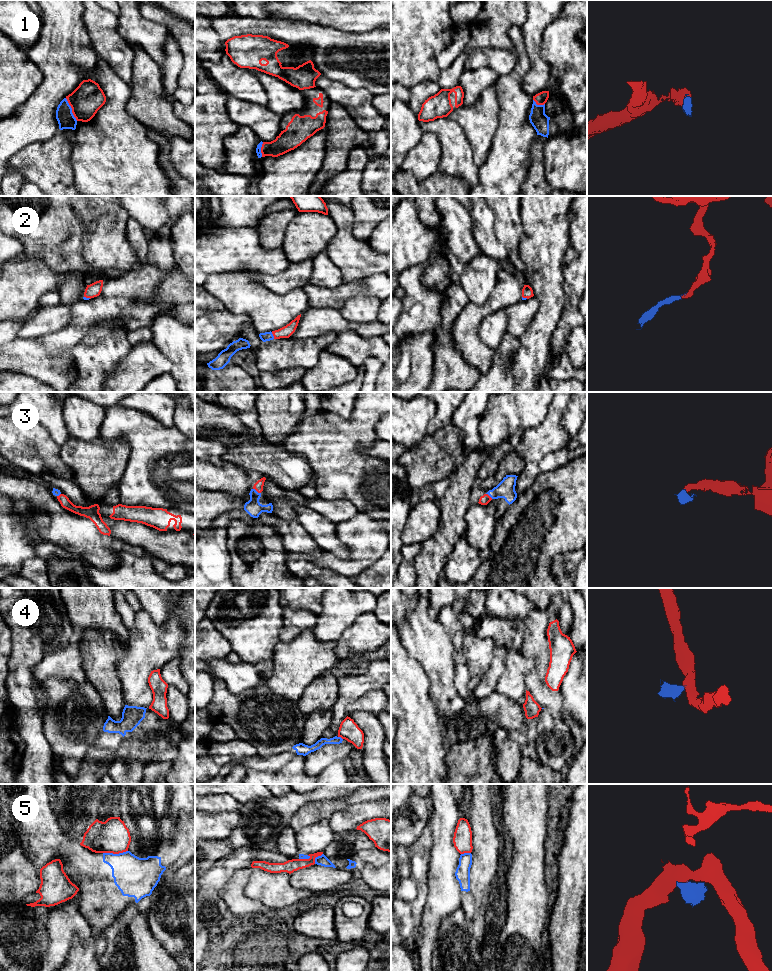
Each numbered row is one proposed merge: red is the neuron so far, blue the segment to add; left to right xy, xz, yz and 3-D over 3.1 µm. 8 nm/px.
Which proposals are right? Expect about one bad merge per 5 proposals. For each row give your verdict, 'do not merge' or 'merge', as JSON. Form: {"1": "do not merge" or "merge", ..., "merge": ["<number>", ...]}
{"1": "merge", "2": "merge", "3": "merge", "4": "do not merge", "5": "do not merge", "merge": ["1", "2", "3"]}

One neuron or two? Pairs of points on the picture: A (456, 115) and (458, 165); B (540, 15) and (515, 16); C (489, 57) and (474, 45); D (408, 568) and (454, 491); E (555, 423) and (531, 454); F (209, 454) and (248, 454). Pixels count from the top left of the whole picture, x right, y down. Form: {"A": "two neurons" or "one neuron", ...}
{"A": "two neurons", "B": "two neurons", "C": "two neurons", "D": "two neurons", "E": "one neuron", "F": "two neurons"}

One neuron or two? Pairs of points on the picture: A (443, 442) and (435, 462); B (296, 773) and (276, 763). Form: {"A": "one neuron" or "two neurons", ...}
{"A": "one neuron", "B": "two neurons"}

